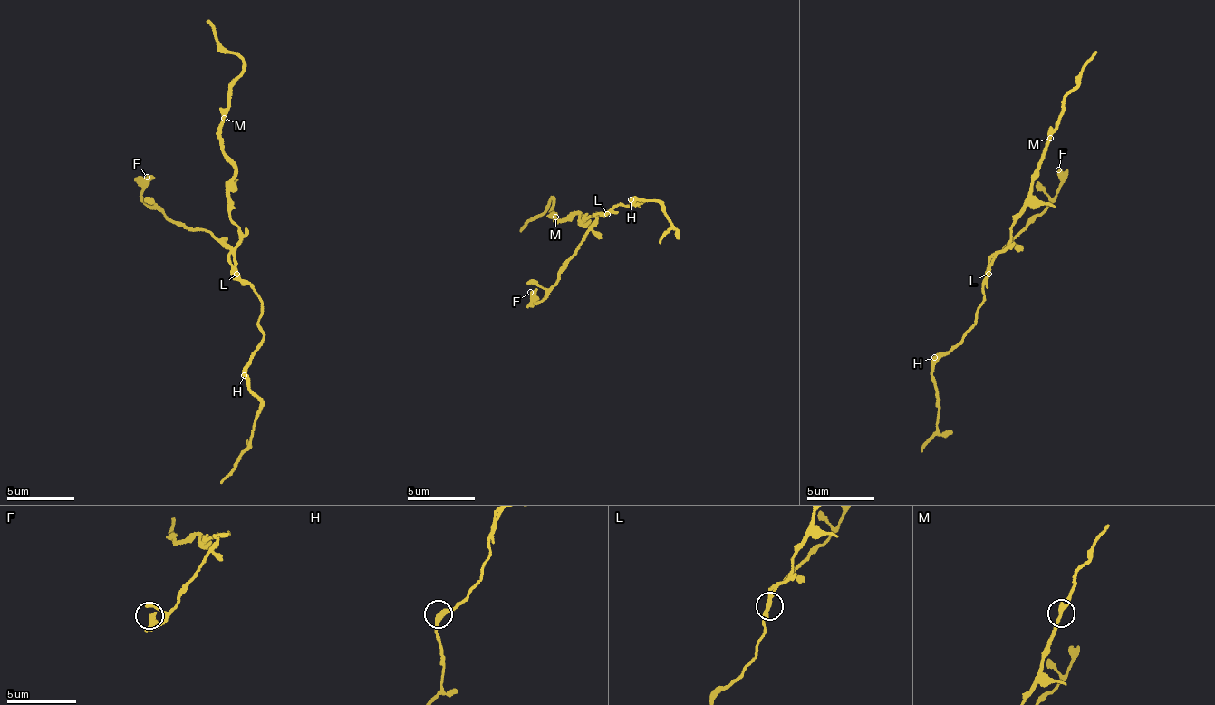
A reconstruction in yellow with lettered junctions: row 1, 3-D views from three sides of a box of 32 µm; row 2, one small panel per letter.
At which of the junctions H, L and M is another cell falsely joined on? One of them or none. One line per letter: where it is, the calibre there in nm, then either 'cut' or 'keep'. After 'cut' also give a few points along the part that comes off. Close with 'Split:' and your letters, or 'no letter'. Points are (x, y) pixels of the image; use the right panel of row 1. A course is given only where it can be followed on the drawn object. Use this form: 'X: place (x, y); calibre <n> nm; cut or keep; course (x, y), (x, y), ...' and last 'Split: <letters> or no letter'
H: place (934, 357); calibre 320 nm; keep
L: place (988, 274); calibre 300 nm; cut; course (988, 274), (998, 251), (1041, 217), (1056, 190), (1058, 173)
M: place (1050, 138); calibre 300 nm; keep
Split: L

